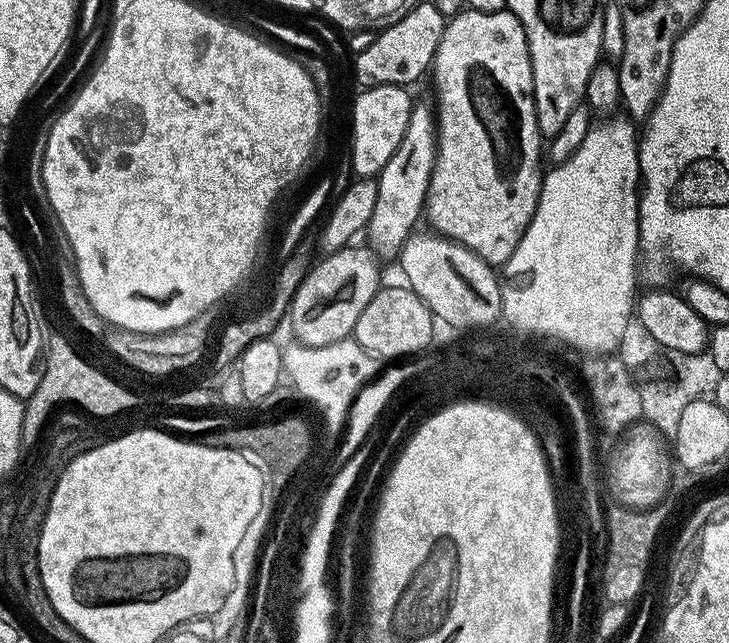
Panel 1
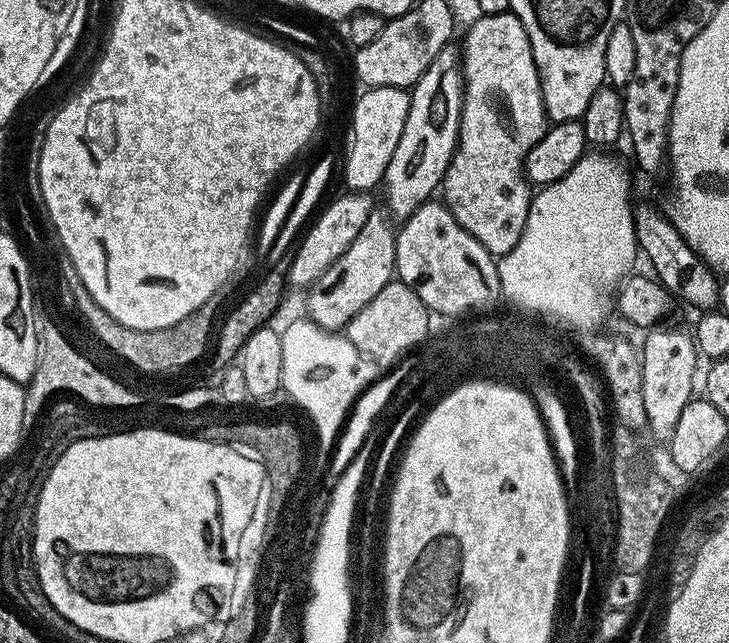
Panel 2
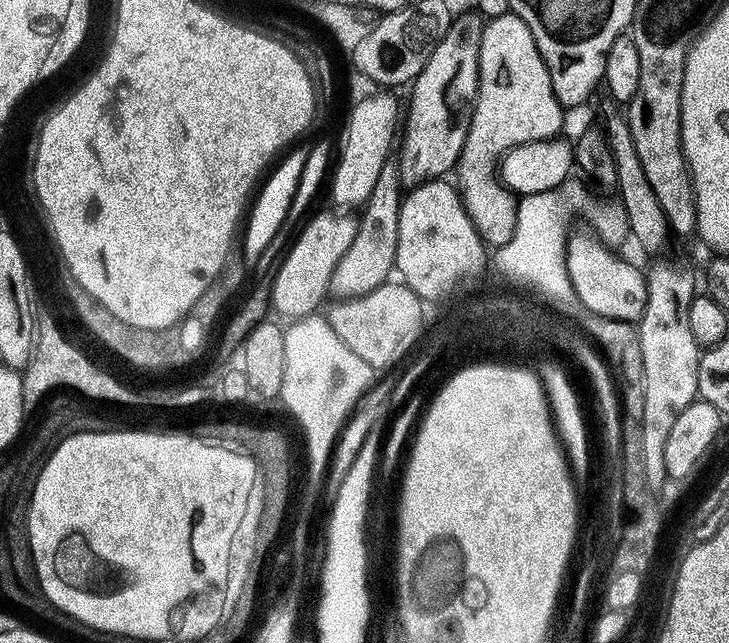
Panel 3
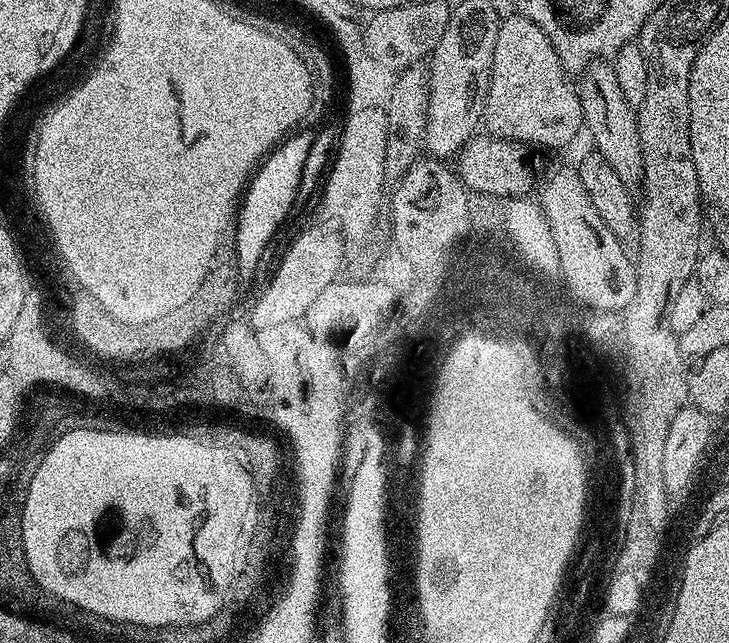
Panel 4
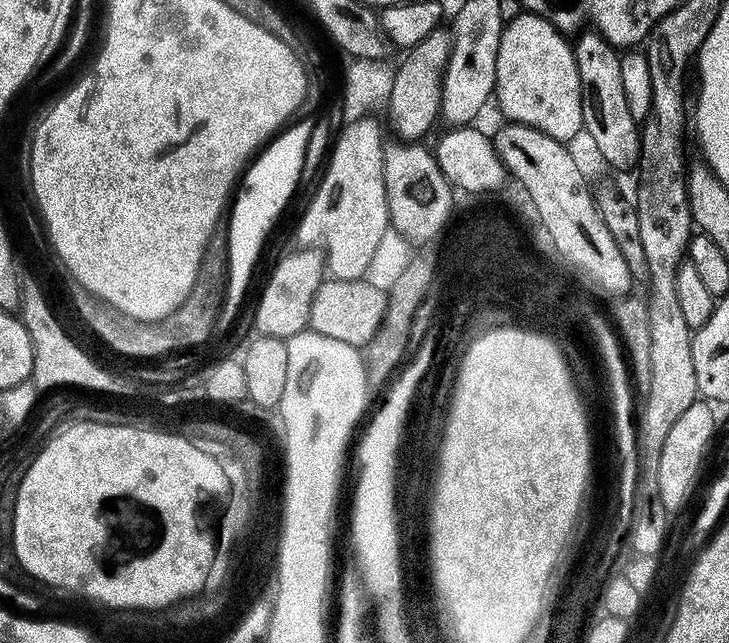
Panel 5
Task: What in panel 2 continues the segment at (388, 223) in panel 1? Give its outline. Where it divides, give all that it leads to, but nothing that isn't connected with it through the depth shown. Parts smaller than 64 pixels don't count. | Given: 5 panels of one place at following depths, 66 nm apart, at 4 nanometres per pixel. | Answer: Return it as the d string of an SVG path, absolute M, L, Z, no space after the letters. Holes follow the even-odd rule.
M449 44L439 51L438 56L427 67L426 73L414 84L410 90L410 110L407 111L406 125L403 126L402 137L399 138L398 147L387 163L384 171L382 189L386 192L385 207L393 219L405 220L410 214L441 187L445 170L452 161L456 152L457 142L460 138L461 108L464 105L464 73L463 61L459 47Z

